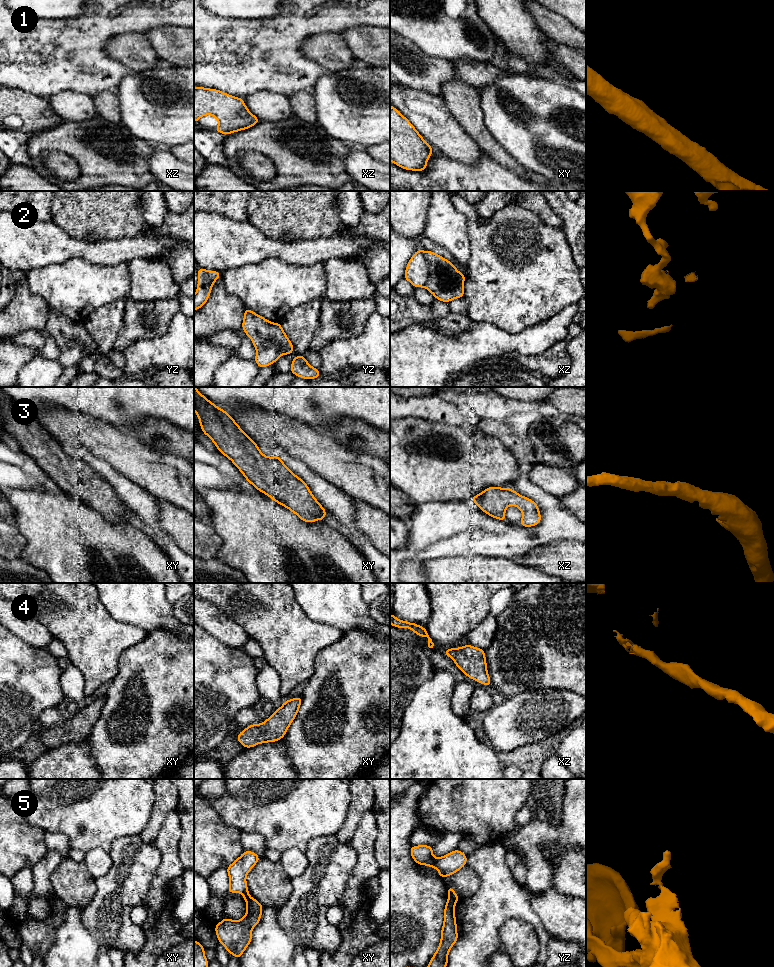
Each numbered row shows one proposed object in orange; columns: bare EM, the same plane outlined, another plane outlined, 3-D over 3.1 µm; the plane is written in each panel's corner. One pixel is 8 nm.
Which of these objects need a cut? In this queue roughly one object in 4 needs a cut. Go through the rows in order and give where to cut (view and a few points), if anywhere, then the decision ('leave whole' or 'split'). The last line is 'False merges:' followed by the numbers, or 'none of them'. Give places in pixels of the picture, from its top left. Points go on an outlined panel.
1: cut none; leave whole
2: cut xz (422, 251), (428, 265), (428, 277), (424, 285); split
3: cut none; leave whole
4: cut none; leave whole
5: cut yz (449, 896), (455, 902); split
False merges: 2, 5

